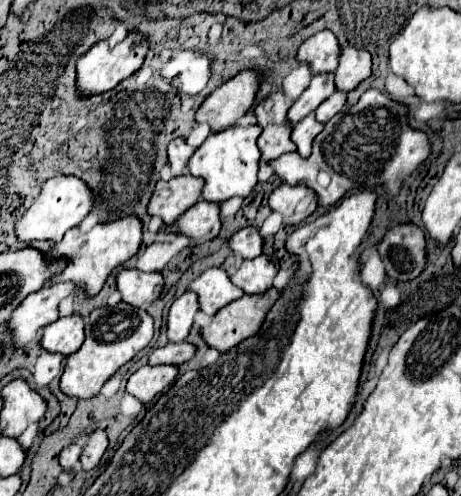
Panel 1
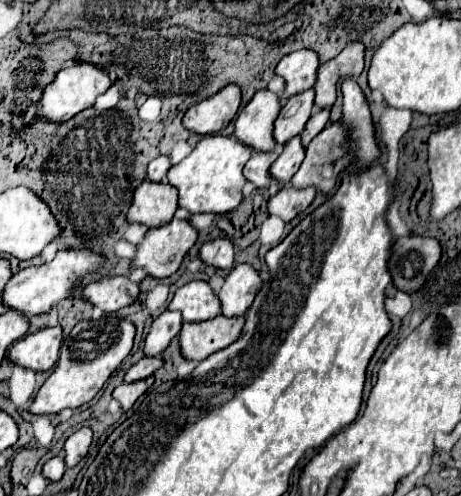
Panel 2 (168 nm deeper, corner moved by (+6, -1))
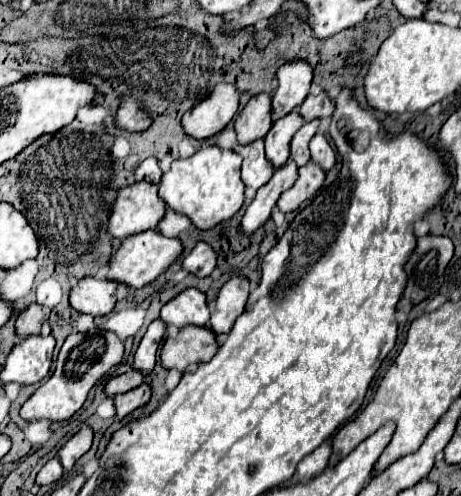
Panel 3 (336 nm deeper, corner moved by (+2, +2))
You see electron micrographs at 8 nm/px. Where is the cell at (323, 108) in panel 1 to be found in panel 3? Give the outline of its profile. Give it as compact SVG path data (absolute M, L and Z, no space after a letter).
M320 120L306 122L306 124L294 134L294 138L292 138L292 142L290 142L290 158L292 158L298 166L304 166L304 164L310 160L308 142L310 142L310 138L316 134L318 124L320 124Z

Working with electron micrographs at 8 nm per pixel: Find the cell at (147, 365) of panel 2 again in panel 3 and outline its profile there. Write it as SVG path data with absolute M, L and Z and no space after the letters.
M128 370L126 374L120 374L120 376L114 376L106 382L104 386L104 394L108 398L114 398L116 394L124 394L136 386L140 386L144 382L144 376L142 372L134 372L134 370Z

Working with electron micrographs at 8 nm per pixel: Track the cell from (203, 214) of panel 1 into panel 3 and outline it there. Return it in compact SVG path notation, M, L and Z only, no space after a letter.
M154 230L128 236L126 240L122 240L122 246L110 256L106 280L114 280L130 288L142 288L150 284L154 278L158 278L180 256L180 252L182 252L182 242L178 238L166 238Z

